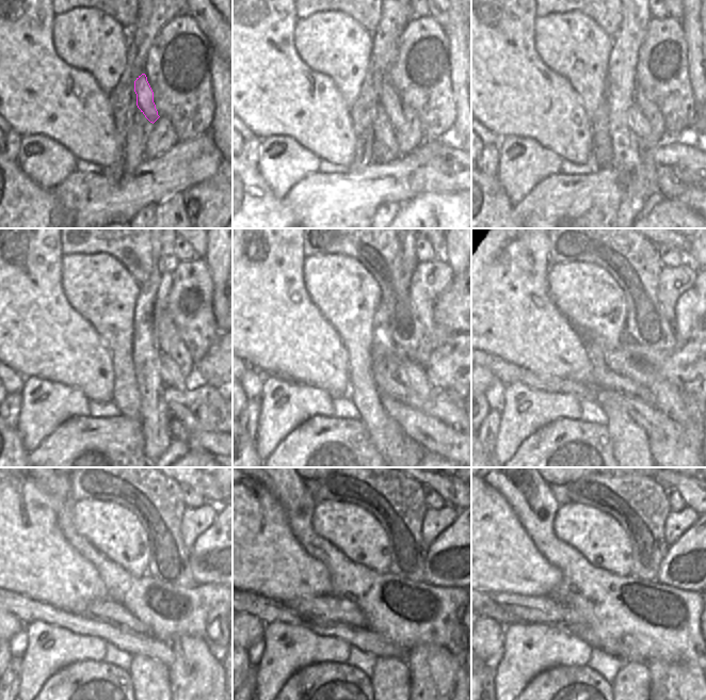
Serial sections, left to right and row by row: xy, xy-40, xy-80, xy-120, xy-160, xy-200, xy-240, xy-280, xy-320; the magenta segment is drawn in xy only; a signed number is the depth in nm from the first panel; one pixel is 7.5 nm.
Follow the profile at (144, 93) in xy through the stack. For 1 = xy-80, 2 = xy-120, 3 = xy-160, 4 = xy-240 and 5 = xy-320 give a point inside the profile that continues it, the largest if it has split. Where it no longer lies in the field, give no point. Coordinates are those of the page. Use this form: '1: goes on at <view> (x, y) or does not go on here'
1: goes on at xy-80 (638, 123)
2: goes on at xy-120 (171, 375)
3: goes on at xy-160 (413, 376)
4: goes on at xy-240 (205, 681)
5: goes on at xy-320 (680, 684)

